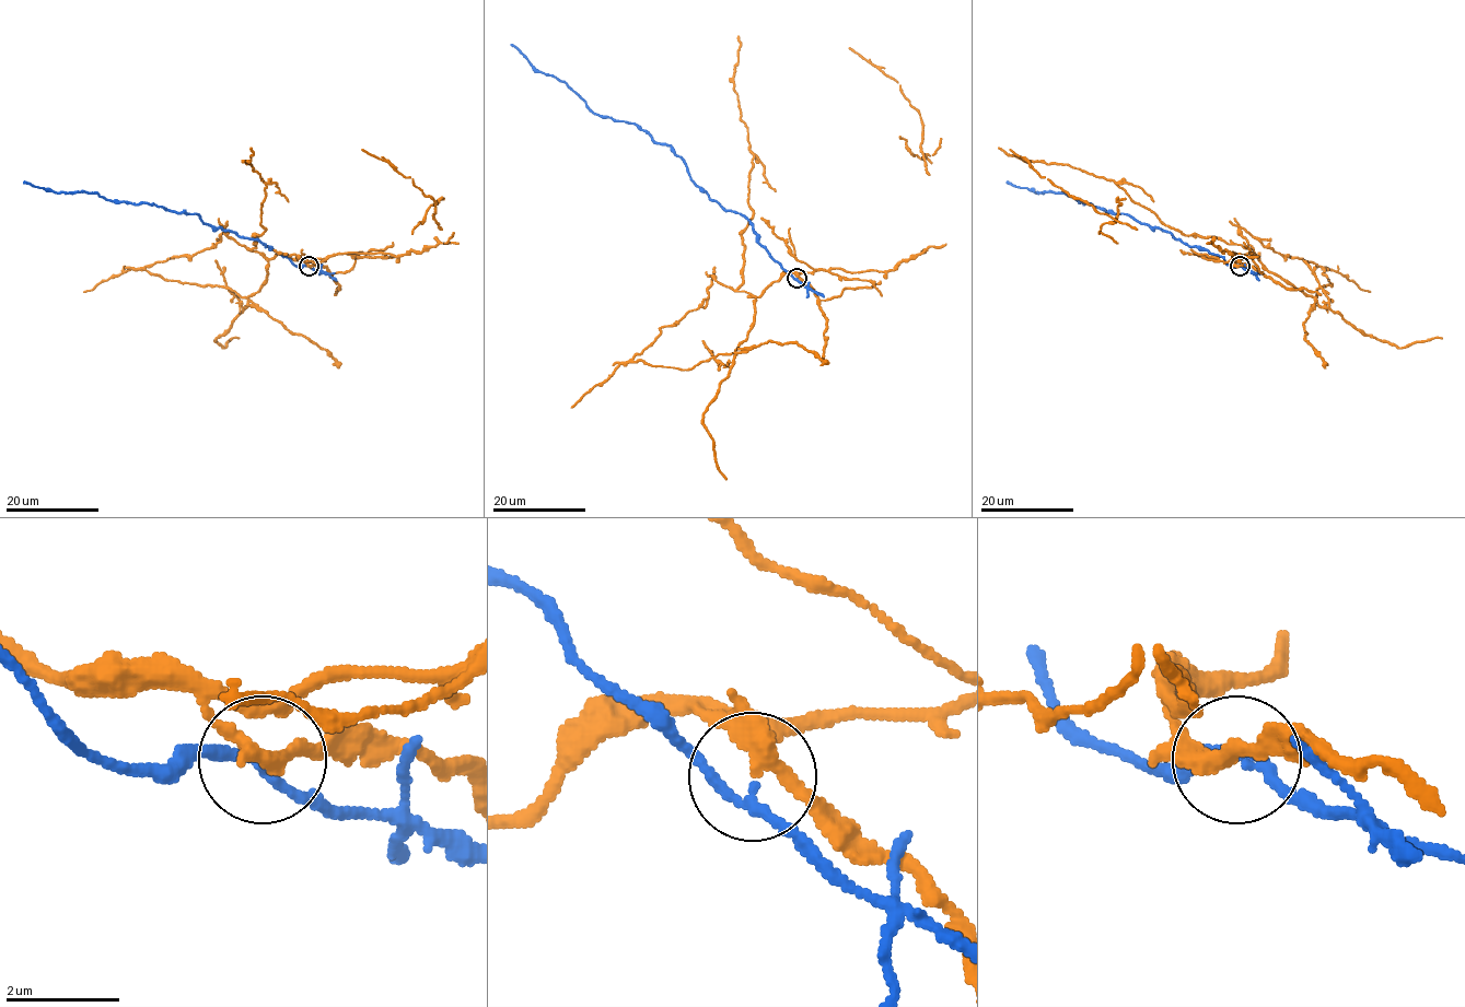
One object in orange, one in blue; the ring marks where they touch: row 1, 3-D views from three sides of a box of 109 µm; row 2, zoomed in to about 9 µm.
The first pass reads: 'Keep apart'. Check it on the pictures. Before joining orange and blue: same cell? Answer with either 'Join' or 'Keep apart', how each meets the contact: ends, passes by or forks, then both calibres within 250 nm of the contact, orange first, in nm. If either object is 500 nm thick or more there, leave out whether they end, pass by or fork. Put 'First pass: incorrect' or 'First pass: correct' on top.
First pass: correct
Keep apart. At the ring orange passes by. At the ring blue passes by. Thickness 280 nm (orange) against 140 nm

